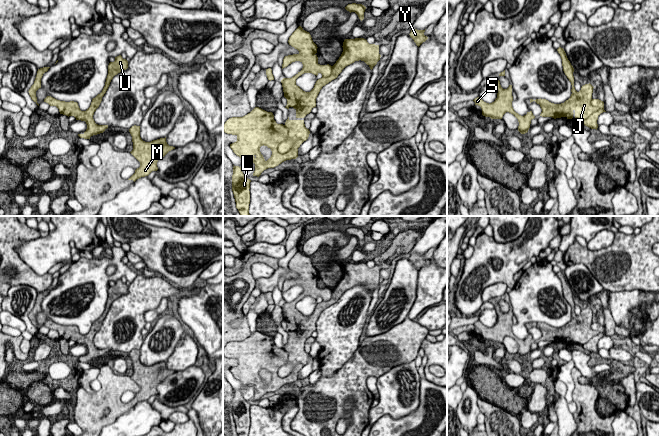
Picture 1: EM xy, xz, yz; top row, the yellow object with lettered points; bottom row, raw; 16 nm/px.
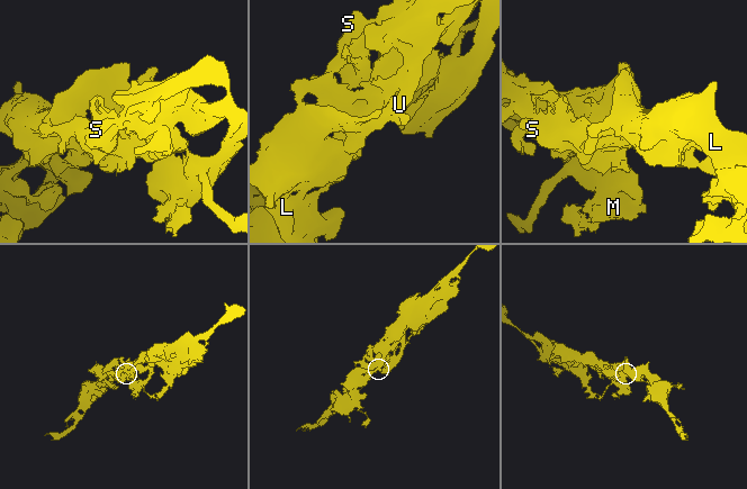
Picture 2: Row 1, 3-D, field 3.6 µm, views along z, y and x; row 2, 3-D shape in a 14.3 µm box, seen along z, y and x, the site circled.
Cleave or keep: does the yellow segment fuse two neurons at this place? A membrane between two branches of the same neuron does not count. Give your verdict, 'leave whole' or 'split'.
leave whole

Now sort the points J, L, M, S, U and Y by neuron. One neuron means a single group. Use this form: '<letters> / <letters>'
J L M S U Y

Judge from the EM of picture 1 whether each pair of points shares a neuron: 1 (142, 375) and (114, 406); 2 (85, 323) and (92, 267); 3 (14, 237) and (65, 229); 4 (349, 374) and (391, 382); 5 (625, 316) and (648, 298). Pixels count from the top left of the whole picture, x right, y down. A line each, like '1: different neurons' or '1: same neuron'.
1: same neuron
2: same neuron
3: different neurons
4: different neurons
5: same neuron

